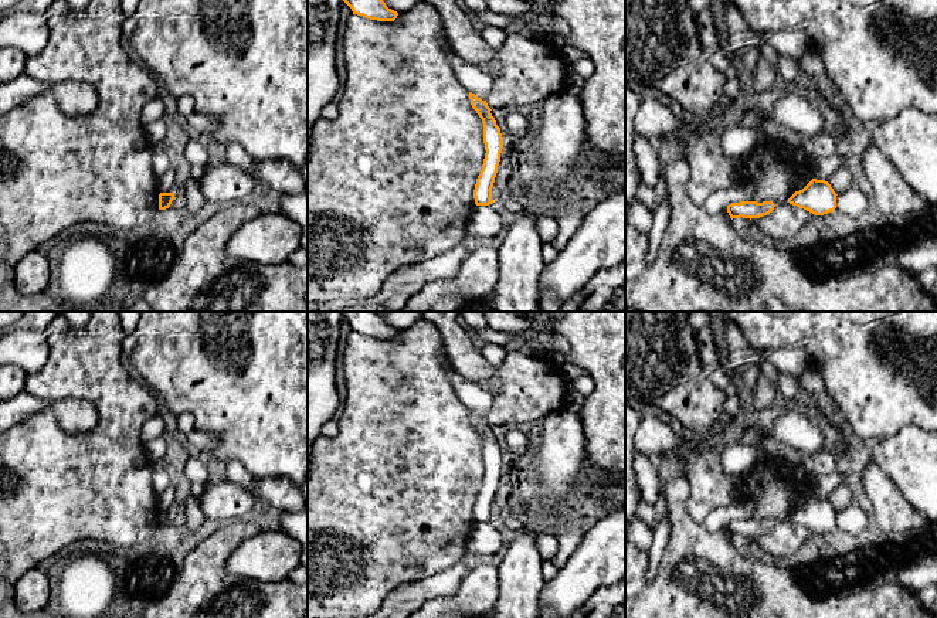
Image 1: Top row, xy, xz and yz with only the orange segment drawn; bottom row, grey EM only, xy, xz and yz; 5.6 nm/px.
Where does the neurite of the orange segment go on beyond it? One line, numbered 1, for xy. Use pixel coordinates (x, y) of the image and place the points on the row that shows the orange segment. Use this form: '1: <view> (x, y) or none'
1: none

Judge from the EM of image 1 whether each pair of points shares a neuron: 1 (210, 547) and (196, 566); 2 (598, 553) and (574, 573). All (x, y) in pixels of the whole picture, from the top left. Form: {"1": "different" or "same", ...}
{"1": "same", "2": "same"}

